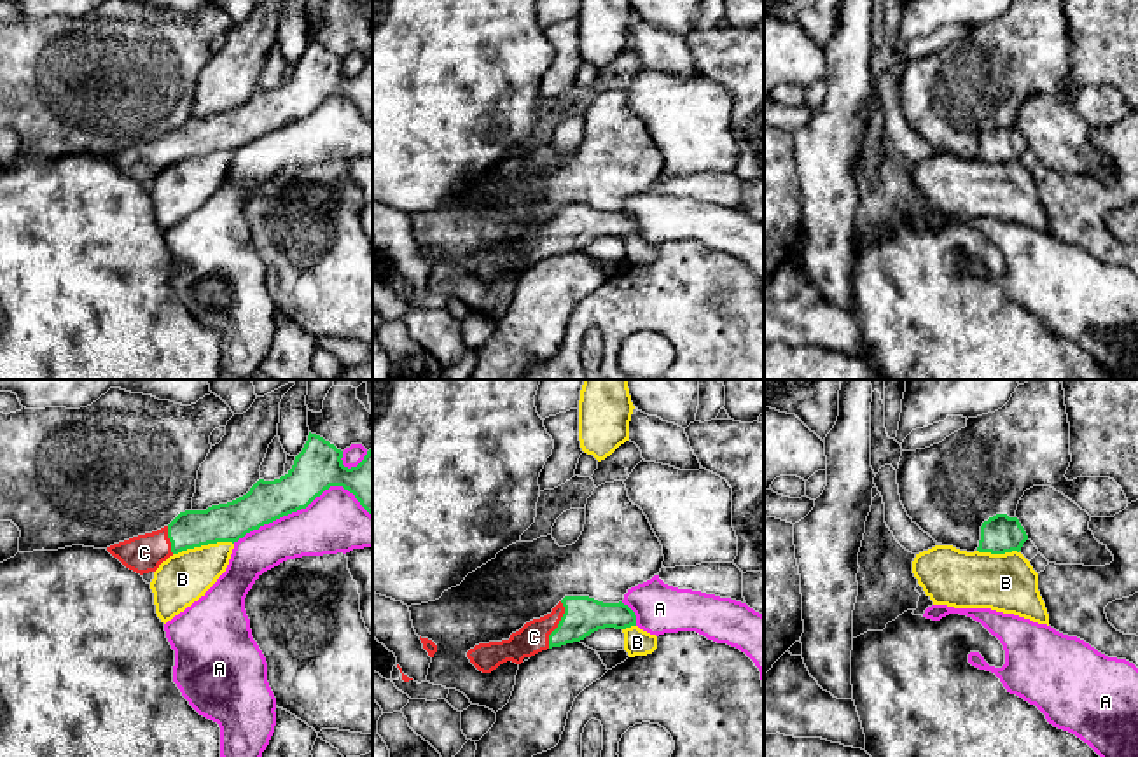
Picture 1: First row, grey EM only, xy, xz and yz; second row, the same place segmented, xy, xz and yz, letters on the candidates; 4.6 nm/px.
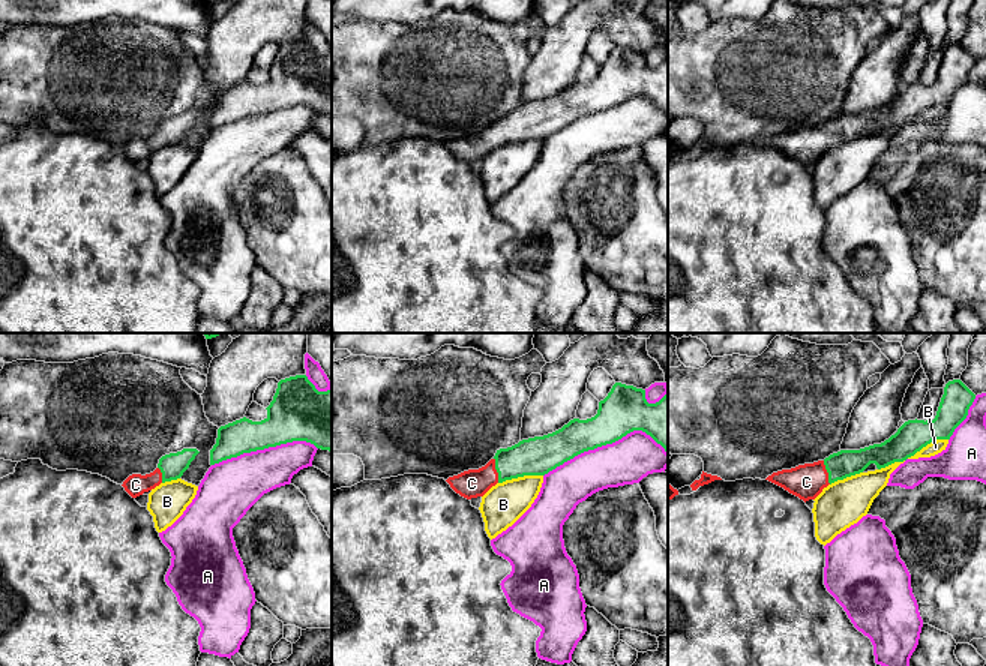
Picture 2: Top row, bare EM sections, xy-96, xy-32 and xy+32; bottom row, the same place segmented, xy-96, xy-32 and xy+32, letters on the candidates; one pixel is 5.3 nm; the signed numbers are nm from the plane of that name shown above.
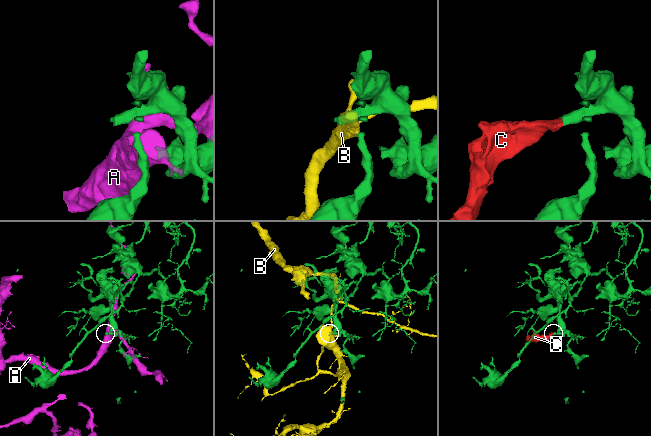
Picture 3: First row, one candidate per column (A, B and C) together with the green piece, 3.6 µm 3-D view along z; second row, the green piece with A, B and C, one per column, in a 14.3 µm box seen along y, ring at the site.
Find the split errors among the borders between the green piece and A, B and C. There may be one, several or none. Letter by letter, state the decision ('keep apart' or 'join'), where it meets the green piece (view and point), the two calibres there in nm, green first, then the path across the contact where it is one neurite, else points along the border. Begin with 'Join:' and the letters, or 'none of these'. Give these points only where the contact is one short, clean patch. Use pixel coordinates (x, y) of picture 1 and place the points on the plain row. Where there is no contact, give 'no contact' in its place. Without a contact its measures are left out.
Join: C
A: keep apart | xy (303, 116) | 220/280 nm
B: keep apart | xy (203, 152) | 180/240 nm
C: join | xz (558, 233) | 180/140 nm | across xz (582, 224), (558, 233), (534, 245)

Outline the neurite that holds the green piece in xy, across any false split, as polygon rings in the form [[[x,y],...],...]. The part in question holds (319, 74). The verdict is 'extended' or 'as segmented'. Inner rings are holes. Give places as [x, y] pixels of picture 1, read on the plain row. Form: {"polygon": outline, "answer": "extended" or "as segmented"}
{"polygon": [[[311,42],[292,77],[274,89],[259,87],[246,103],[206,119],[180,121],[168,135],[114,152],[107,159],[143,184],[187,157],[238,150],[283,124],[306,117],[330,94],[343,94],[372,124],[372,58],[357,75],[343,73],[343,59]]], "answer": "extended"}

